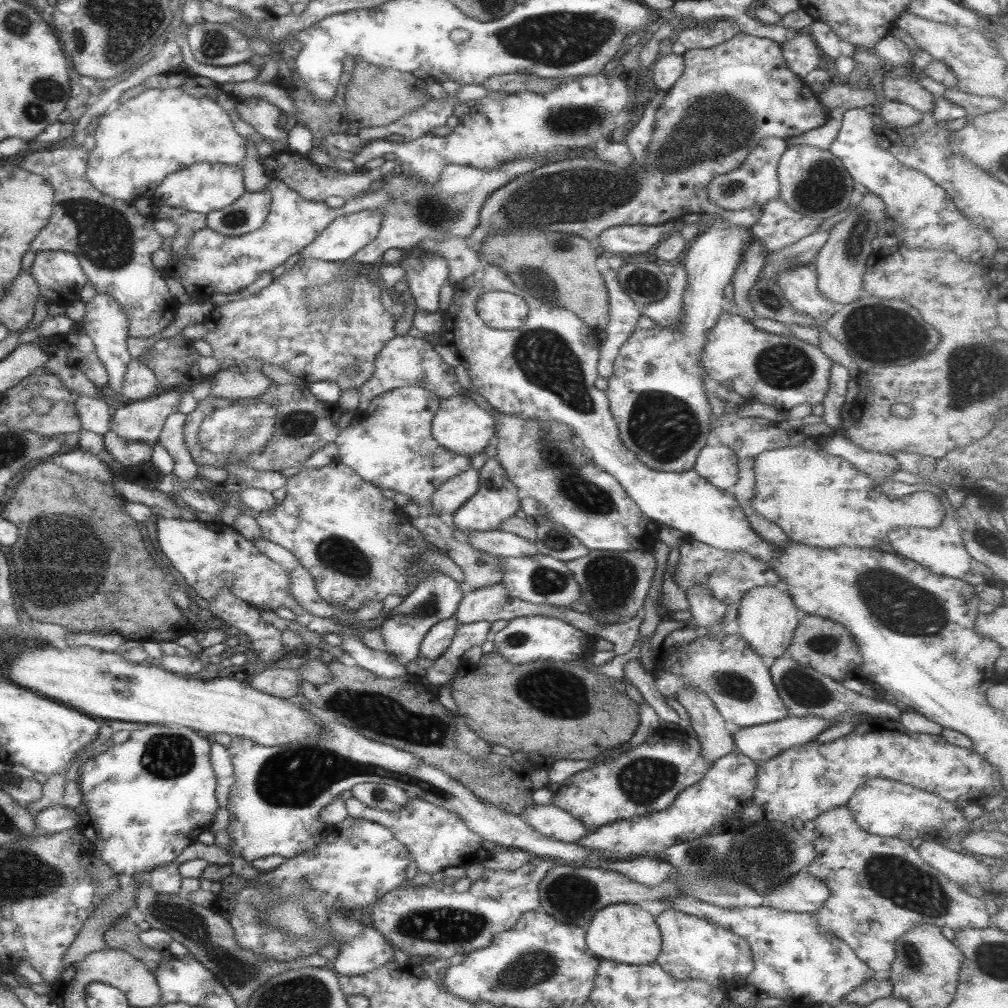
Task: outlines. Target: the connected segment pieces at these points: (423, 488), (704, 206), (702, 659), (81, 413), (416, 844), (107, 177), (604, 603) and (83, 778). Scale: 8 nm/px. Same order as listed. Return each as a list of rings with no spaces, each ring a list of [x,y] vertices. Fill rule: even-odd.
[[[417,386],[394,388],[373,397],[365,412],[356,413],[335,437],[336,460],[357,473],[361,480],[382,491],[405,494],[421,513],[436,515],[428,505],[431,493],[442,482],[470,467],[469,456],[445,450],[430,435],[430,422],[440,399],[428,388]]]
[[[738,32],[734,34],[729,40],[716,44],[711,48],[693,48],[687,50],[681,55],[683,59],[683,70],[679,75],[679,78],[671,85],[669,90],[666,90],[665,96],[662,98],[659,108],[655,111],[655,122],[653,122],[653,132],[651,132],[651,140],[649,144],[645,146],[645,156],[642,160],[633,161],[629,166],[609,164],[599,160],[587,160],[587,158],[571,158],[571,160],[561,160],[561,162],[553,162],[553,164],[547,163],[547,166],[541,166],[525,175],[516,176],[513,180],[510,180],[508,184],[497,189],[485,199],[485,203],[481,205],[481,209],[478,214],[478,225],[474,228],[474,231],[467,237],[473,241],[480,242],[487,235],[493,233],[500,233],[501,231],[521,230],[521,229],[537,229],[537,230],[550,230],[555,232],[562,232],[572,234],[585,240],[591,240],[595,238],[602,230],[613,228],[619,225],[660,225],[667,221],[675,221],[681,218],[684,214],[712,214],[721,213],[722,209],[713,205],[713,203],[707,201],[705,197],[705,190],[707,190],[707,182],[714,176],[720,175],[720,173],[726,173],[727,171],[735,171],[741,164],[745,157],[749,155],[749,152],[759,143],[761,140],[767,138],[779,138],[789,139],[799,134],[808,132],[818,128],[826,122],[826,114],[822,109],[821,104],[818,102],[818,98],[814,92],[810,90],[809,86],[797,78],[794,72],[791,72],[787,68],[785,61],[783,60],[781,47],[771,39],[759,38],[752,35],[746,35],[745,33]]]
[[[700,633],[673,652],[667,668],[655,670],[654,684],[662,697],[671,700],[676,700],[676,694],[684,686],[702,692],[725,722],[741,728],[752,727],[788,716],[765,663],[765,658],[751,650],[738,634],[711,640]]]
[[[76,393],[75,396],[75,410],[81,429],[100,435],[109,431],[111,428],[110,415],[113,407],[99,399],[99,396],[89,398]]]
[[[353,797],[344,800],[344,805],[347,816],[373,821],[389,829],[394,839],[407,849],[408,857],[415,862],[417,872],[431,875],[448,866],[466,867],[471,863],[482,863],[487,854],[497,850],[495,843],[481,840],[474,832],[467,830],[456,814],[417,797],[409,797],[399,810],[393,812],[369,808]]]
[[[149,88],[139,92],[135,98],[129,98],[119,110],[101,116],[93,138],[95,146],[88,151],[87,169],[84,172],[86,179],[103,196],[129,204],[149,195],[165,176],[191,164],[205,162],[235,166],[242,164],[245,155],[244,140],[235,132],[228,112],[207,97],[195,98],[179,88]]]
[[[629,549],[625,552],[589,550],[585,556],[564,565],[579,585],[580,602],[587,606],[591,619],[601,624],[628,621],[642,612],[643,601],[651,586],[655,561],[651,552]]]
[[[165,723],[159,726],[143,726],[135,732],[130,732],[129,737],[121,744],[110,746],[105,752],[94,756],[84,762],[78,770],[78,789],[82,799],[80,805],[74,811],[79,816],[77,827],[80,833],[84,836],[84,841],[91,848],[91,853],[95,855],[103,864],[106,864],[115,874],[127,874],[132,876],[135,874],[146,874],[148,870],[158,867],[159,865],[167,864],[190,844],[196,841],[197,836],[205,830],[209,830],[210,822],[217,810],[218,804],[214,795],[215,777],[209,762],[210,745],[203,734],[187,727],[179,726],[175,723]]]

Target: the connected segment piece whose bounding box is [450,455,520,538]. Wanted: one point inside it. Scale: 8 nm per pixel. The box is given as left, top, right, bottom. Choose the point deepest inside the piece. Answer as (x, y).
(495, 499)

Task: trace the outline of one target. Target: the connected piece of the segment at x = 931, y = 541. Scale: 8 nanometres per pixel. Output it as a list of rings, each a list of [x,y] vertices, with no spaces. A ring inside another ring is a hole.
[[[941,496],[941,502],[943,502],[945,513],[941,524],[933,528],[917,527],[913,529],[912,527],[907,527],[891,529],[887,534],[887,542],[899,556],[920,564],[933,574],[956,578],[970,584],[972,587],[990,582],[992,572],[984,564],[973,560],[963,548],[960,530],[956,525],[954,508],[947,504],[947,500],[943,500],[943,496]]]

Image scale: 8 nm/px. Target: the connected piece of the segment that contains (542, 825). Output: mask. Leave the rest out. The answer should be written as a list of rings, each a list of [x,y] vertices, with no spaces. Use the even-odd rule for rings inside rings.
[[[553,804],[528,806],[521,818],[541,836],[561,842],[577,842],[589,833],[580,820]]]

